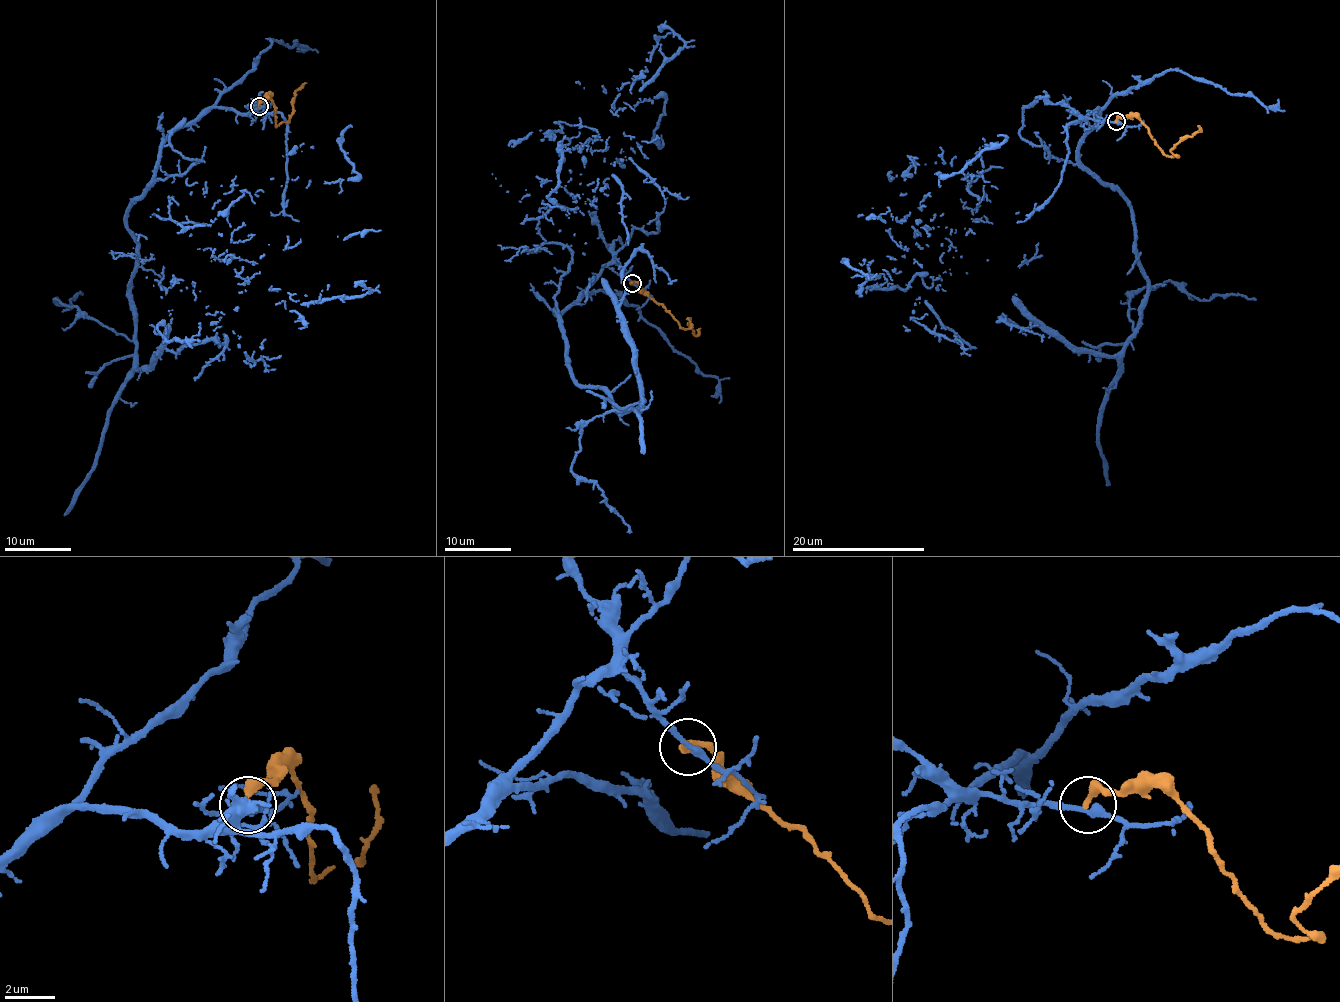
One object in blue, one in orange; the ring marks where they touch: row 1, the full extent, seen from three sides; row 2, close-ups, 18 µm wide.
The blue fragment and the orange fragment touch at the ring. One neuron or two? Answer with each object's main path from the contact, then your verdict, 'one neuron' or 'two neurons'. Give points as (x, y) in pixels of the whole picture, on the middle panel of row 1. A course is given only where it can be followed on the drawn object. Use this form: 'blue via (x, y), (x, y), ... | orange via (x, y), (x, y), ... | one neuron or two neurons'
blue via (631, 282), (554, 311), (573, 257), (537, 224), (591, 206), (595, 136), (562, 149), (568, 217), (497, 244) | orange via (632, 282), (670, 313), (682, 327), (687, 330), (691, 322), (688, 317), (695, 335), (699, 328) | two neurons

